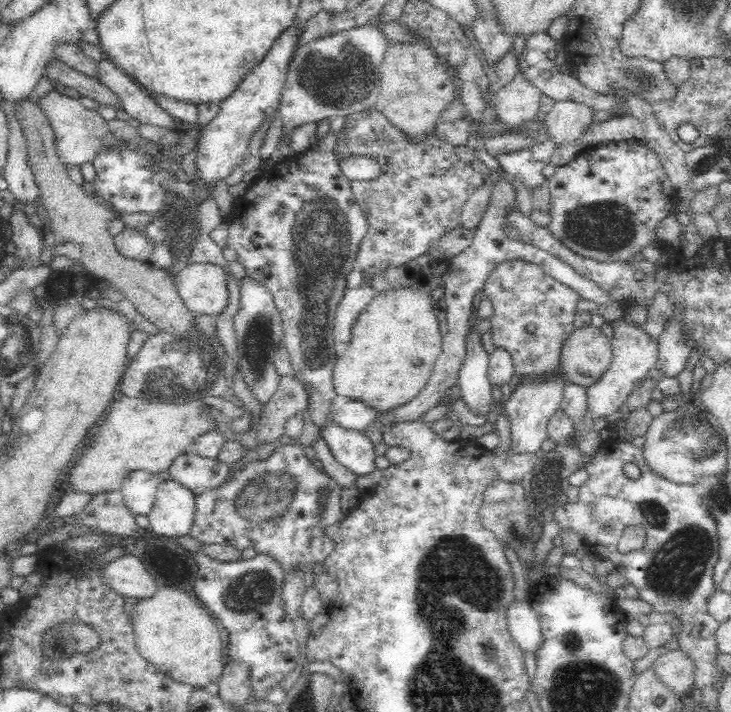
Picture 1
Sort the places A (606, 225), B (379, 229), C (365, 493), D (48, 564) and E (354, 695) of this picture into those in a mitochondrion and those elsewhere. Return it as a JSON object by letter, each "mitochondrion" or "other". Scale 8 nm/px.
{"A":"mitochondrion","B":"other","C":"other","D":"other","E":"other"}

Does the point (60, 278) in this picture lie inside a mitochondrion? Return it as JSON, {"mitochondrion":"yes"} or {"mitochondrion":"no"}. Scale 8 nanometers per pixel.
{"mitochondrion":"no"}

